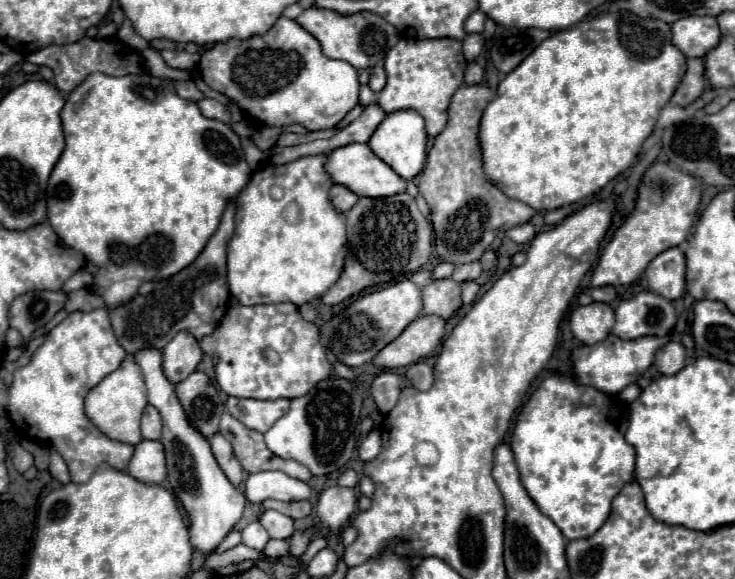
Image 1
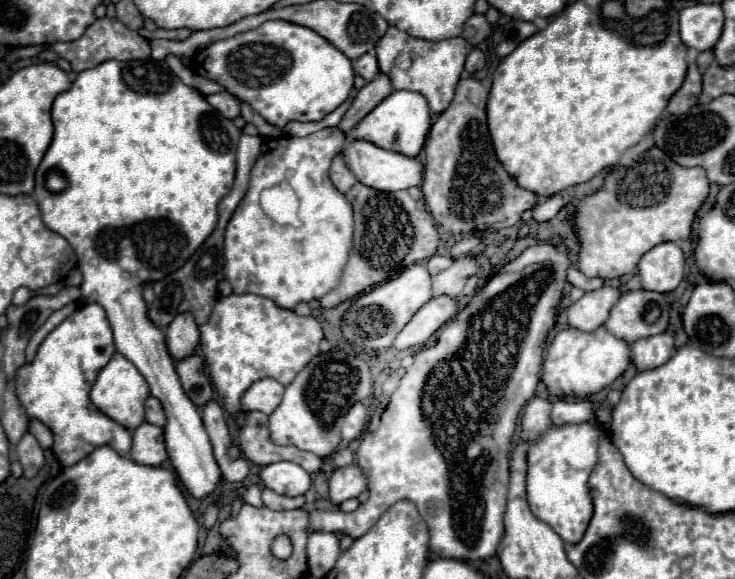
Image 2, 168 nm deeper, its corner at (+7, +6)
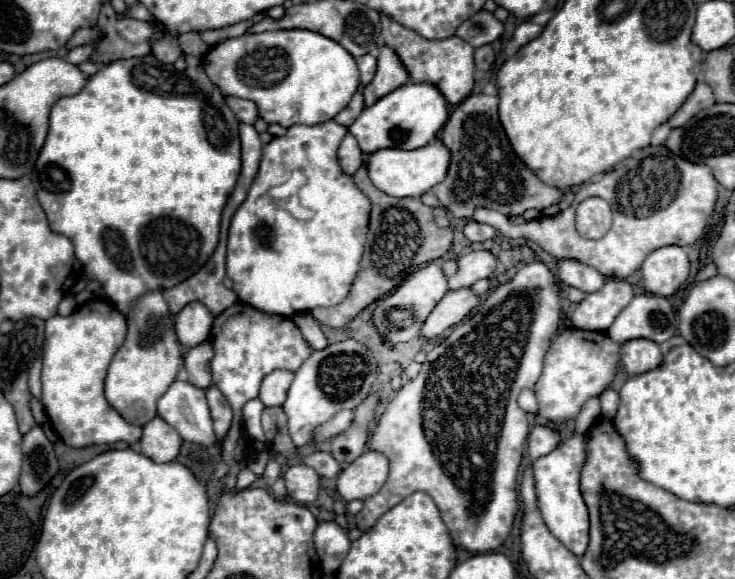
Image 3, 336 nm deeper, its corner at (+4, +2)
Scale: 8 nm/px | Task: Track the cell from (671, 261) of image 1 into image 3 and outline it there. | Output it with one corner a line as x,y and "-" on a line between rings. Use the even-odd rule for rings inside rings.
680,246
654,250
642,264
642,286
656,296
672,296
688,278
688,254

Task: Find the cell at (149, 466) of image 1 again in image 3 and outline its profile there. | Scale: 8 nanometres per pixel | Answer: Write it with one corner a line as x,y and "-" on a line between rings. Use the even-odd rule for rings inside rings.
160,416
152,418
144,430
140,440
140,452
154,462
172,462
182,446
180,434
172,430

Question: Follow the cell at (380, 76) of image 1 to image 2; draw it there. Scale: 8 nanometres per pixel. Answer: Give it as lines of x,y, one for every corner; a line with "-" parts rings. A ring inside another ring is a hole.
363,54
361,58
357,58
355,62
355,72
365,80
365,82
371,82
377,72
379,72
379,66
377,66
377,58
373,54

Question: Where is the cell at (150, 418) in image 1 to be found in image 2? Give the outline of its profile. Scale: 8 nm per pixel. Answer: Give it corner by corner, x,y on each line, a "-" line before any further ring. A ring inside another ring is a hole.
153,396
147,398
147,402
145,402
145,420
151,424
157,424
157,426
165,426
165,422
167,422
167,416
165,416
161,402

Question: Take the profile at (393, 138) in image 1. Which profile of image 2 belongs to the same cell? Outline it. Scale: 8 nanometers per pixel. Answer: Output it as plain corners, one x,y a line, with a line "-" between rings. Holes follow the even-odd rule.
395,90
389,94
389,98
381,100
351,132
351,138
355,140
367,140
373,142
379,148
389,148
393,152
401,152
405,156
417,156
421,152
421,146
425,144
429,126
431,126
431,110
425,98
421,94
413,94
411,90

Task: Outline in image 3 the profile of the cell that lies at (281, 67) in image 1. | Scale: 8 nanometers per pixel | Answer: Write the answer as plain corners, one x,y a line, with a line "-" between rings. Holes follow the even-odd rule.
276,30
224,40
204,56
202,64
210,82
218,86
224,96
252,100
266,124
280,124
284,128
290,128
294,124
314,126
332,120
340,110
348,106
352,94
360,84
360,74
354,58
338,42
332,42
330,38
324,38
322,34
310,30

